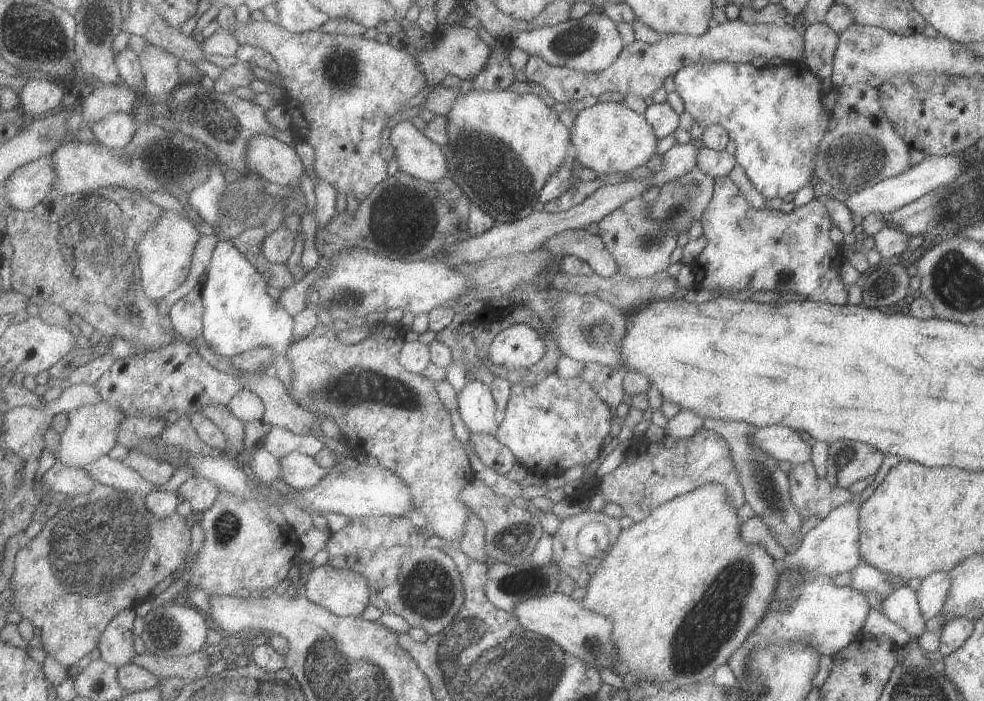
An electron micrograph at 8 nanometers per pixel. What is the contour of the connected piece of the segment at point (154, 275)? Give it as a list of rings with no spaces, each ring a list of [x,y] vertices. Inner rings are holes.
[[[166,210],[164,218],[158,222],[158,226],[154,226],[144,236],[139,248],[140,254],[142,254],[142,274],[145,289],[153,299],[159,302],[174,290],[178,290],[182,284],[186,284],[186,280],[192,272],[194,252],[196,252],[200,240],[202,240],[202,232],[198,230],[198,226],[174,210]]]

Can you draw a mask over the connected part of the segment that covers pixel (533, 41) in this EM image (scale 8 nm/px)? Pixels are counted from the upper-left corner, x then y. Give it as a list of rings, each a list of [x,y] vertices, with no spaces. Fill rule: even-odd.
[[[600,6],[594,8],[594,11],[585,17],[572,18],[553,27],[532,32],[514,32],[510,41],[513,46],[523,49],[530,56],[544,56],[551,64],[583,72],[600,72],[614,64],[624,48],[624,42],[618,32],[618,23],[614,22]]]

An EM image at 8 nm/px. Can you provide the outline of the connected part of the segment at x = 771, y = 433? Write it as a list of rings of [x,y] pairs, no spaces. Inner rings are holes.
[[[782,425],[755,427],[750,434],[750,444],[768,452],[776,460],[791,464],[805,463],[812,457],[812,447],[802,436]]]

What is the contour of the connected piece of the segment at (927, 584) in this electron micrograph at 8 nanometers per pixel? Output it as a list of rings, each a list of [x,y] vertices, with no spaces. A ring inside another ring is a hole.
[[[935,572],[921,579],[921,586],[916,590],[920,614],[926,622],[942,610],[944,600],[950,590],[950,576],[947,572]]]

